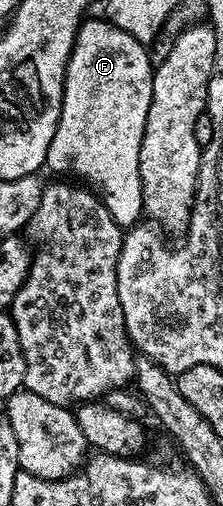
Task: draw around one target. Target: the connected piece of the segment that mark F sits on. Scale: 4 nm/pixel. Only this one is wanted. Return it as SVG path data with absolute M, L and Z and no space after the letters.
M107 18L85 19L74 38L72 53L64 75L64 97L58 126L50 142L47 171L73 172L81 176L85 185L99 193L100 200L110 210L114 222L127 230L144 216L144 199L140 181L140 147L146 130L146 114L152 101L152 73L154 60L148 57L149 49L138 38L126 34Z

